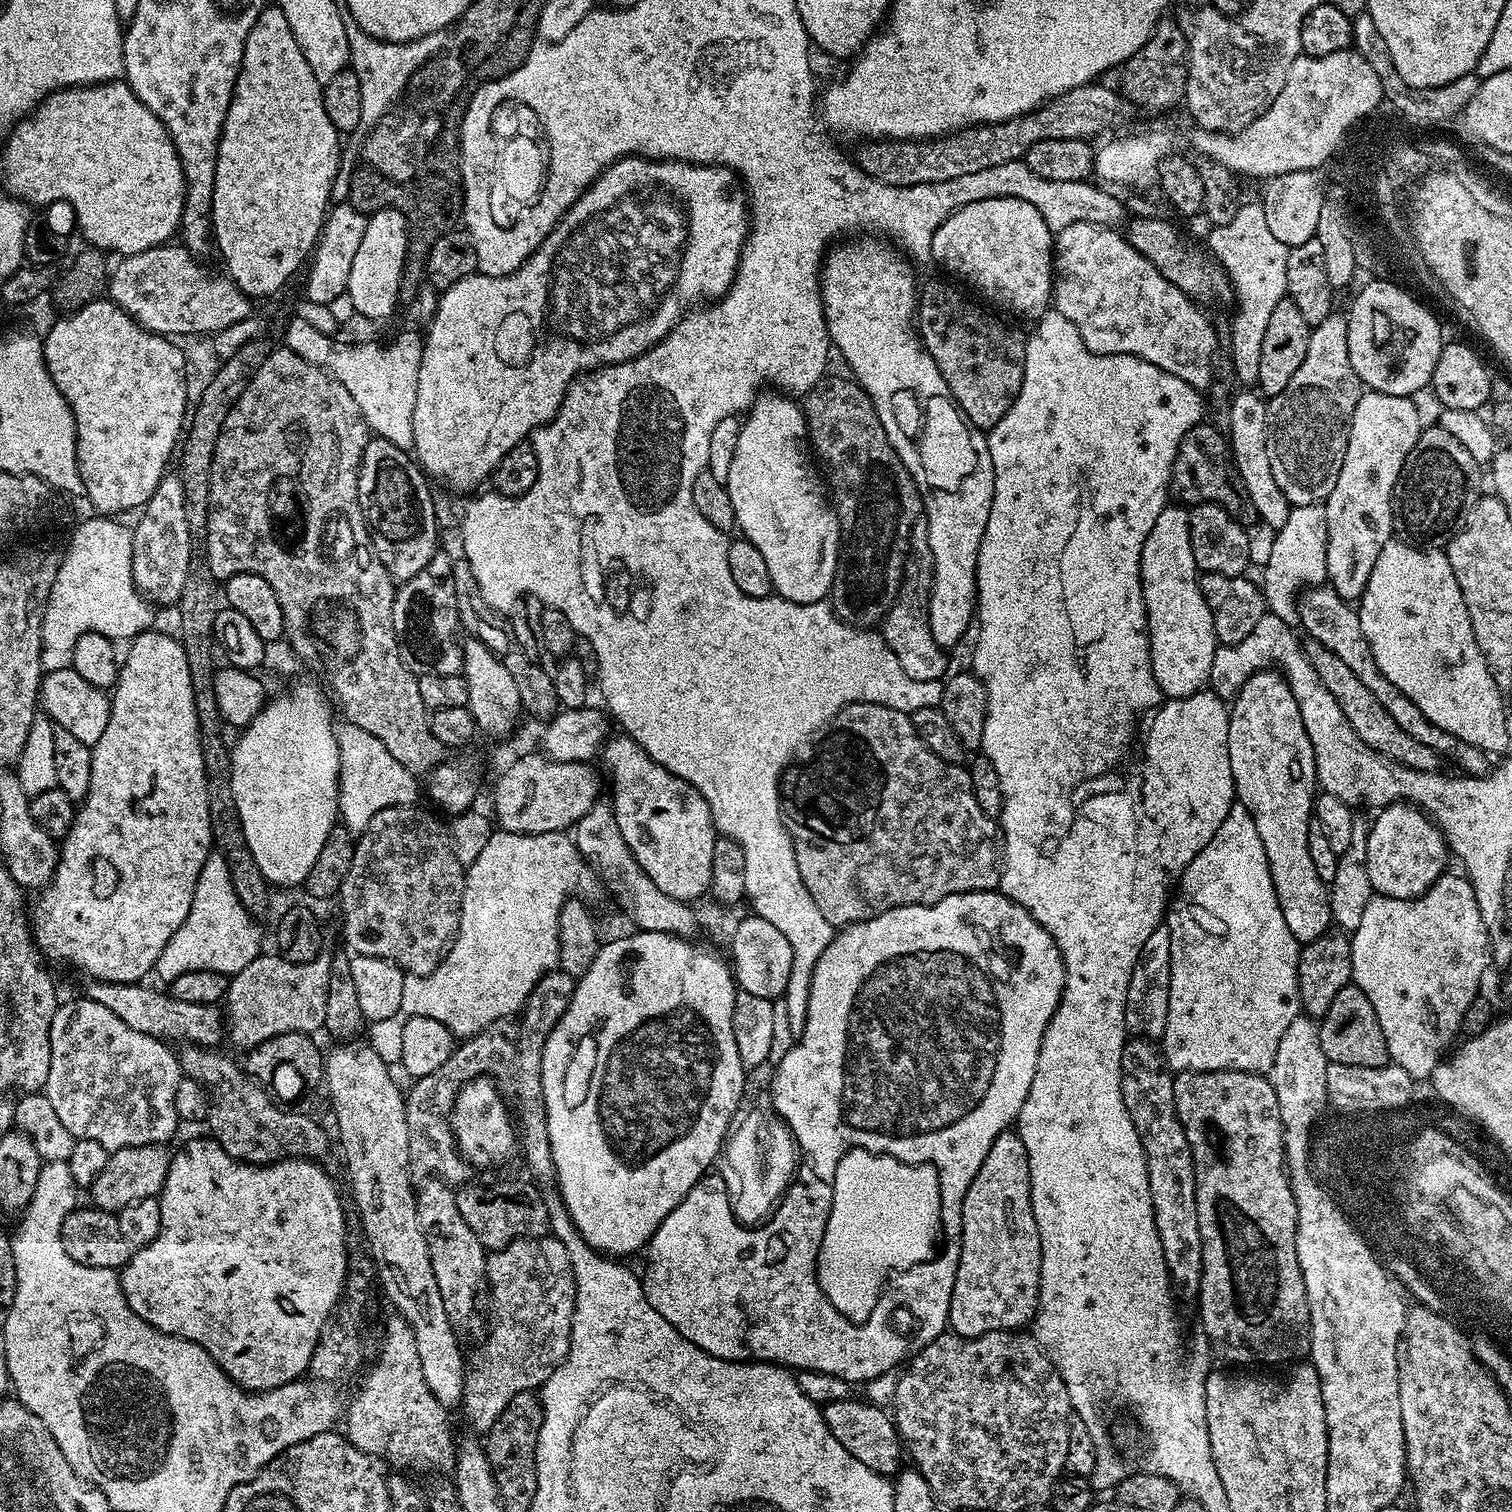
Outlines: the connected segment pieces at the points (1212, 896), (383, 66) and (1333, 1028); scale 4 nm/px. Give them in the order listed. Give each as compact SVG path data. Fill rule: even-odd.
M1233 802L1222 826L1214 830L1214 838L1194 854L1194 858L1182 869L1178 877L1180 893L1171 897L1170 907L1166 912L1166 925L1169 928L1170 962L1169 962L1169 1014L1166 1017L1166 1028L1162 1037L1164 1063L1173 1073L1181 1072L1240 1072L1242 1066L1242 1046L1252 1046L1252 992L1254 992L1254 970L1262 970L1262 960L1298 960L1301 943L1290 934L1286 918L1282 918L1282 906L1278 906L1278 894L1270 878L1270 866L1266 862L1266 850L1262 850L1262 838L1258 838L1258 826L1246 810L1246 806Z
M345 15L344 25L346 26L346 42L350 42L348 63L352 72L358 74L358 86L362 90L362 98L368 98L366 94L370 90L372 90L372 96L378 96L380 100L382 98L388 100L390 96L407 93L412 83L412 75L446 48L444 32L426 34L410 42L386 42L366 34L366 30L362 30L362 26L358 26L358 22L354 22L354 18L350 15Z
M1348 983L1334 1002L1330 1002L1330 1010L1319 1017L1320 1041L1328 1063L1341 1063L1345 1066L1380 1067L1389 1063L1390 1057L1386 1038L1382 1034L1382 1026L1378 1026L1378 1014L1374 1014L1374 1006L1370 1006L1370 998L1362 994L1355 983ZM1342 1042L1378 1042L1378 1044L1342 1044Z

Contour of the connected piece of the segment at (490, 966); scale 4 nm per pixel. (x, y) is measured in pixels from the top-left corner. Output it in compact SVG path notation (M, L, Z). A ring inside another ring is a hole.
M476 811L463 812L450 824L454 854L460 864L467 866L460 907L460 929L456 932L455 940L430 975L405 975L402 1006L398 1006L398 1014L394 1014L394 1018L373 1020L367 1025L367 1043L372 1045L378 1058L389 1066L399 1065L402 1026L410 1018L434 1018L434 1022L442 1022L442 1026L450 1029L456 1038L478 1035L495 1020L515 1017L523 1009L530 990L534 990L536 983L560 963L558 914L586 873L586 865L576 848L575 839L564 832L523 836L517 832L496 830L492 836L493 821L489 817L488 821Z

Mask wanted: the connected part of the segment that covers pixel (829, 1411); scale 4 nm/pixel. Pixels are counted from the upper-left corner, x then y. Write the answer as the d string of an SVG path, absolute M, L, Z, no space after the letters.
M849 1398L823 1405L826 1426L830 1434L834 1434L838 1442L842 1442L844 1449L854 1458L858 1458L858 1462L862 1462L862 1466L870 1466L870 1470L880 1476L895 1477L896 1473L901 1471L900 1456L902 1460L905 1450L896 1432L893 1417L881 1405L861 1400Z

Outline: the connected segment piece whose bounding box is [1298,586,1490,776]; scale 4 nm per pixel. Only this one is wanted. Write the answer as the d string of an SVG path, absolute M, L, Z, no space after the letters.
M1312 586L1301 591L1298 607L1300 609L1299 627L1305 628L1311 639L1326 646L1330 654L1338 654L1338 658L1346 662L1347 668L1366 685L1366 690L1370 690L1370 694L1378 698L1378 703L1389 712L1390 718L1394 718L1394 722L1398 722L1398 726L1402 726L1402 730L1410 734L1410 738L1422 742L1422 746L1430 746L1441 757L1453 756L1464 767L1461 769L1469 776L1482 776L1489 771L1489 757L1484 749L1475 748L1472 744L1462 742L1454 734L1434 726L1434 722L1430 722L1422 714L1422 710L1418 710L1418 706L1414 706L1414 702L1410 702L1410 698L1406 698L1406 694L1402 694L1402 690L1398 690L1398 686L1394 686L1394 682L1390 682L1390 678L1386 678L1386 674L1378 670L1378 662L1374 662L1370 642L1366 642L1366 634L1362 634L1359 611L1349 601L1343 600L1331 586Z

